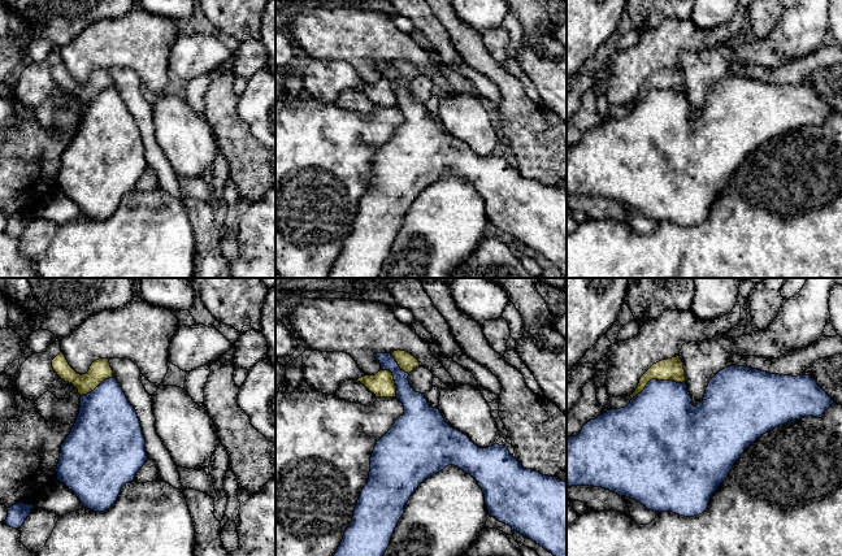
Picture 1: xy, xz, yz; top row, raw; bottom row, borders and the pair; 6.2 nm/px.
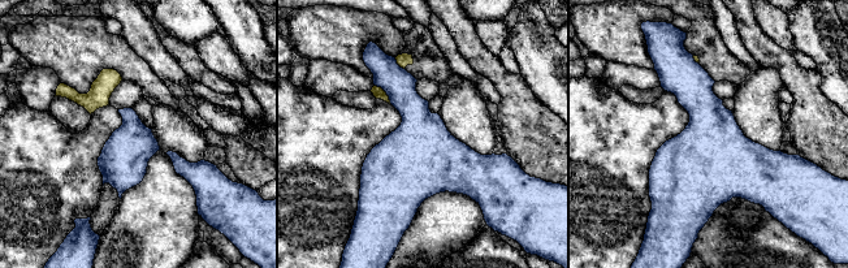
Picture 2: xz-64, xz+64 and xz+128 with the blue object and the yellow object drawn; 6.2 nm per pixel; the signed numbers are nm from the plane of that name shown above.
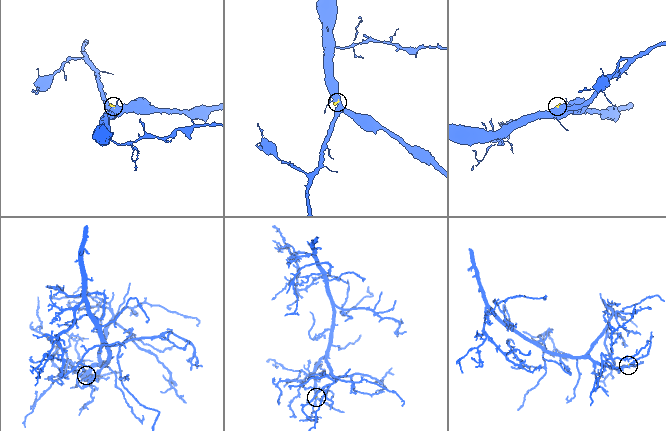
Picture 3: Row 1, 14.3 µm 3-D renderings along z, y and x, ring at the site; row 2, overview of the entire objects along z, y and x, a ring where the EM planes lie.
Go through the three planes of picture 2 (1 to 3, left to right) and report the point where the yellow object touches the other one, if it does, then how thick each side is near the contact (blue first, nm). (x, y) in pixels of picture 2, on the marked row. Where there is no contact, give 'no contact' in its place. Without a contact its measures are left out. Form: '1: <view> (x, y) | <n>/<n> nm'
1: no contact
2: xz+64 (385, 91) | 200/70 nm
3: xz+128 (693, 59) | 260/30 nm

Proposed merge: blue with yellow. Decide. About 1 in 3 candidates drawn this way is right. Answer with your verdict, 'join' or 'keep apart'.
keep apart

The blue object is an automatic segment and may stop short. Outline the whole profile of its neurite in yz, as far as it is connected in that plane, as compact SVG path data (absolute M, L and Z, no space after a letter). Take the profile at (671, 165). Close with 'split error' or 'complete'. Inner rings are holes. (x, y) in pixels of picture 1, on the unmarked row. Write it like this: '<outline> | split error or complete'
M728 75L708 92L699 114L693 114L686 90L651 88L625 117L609 118L589 130L576 145L567 145L567 196L594 195L637 209L656 222L699 225L726 188L745 158L763 143L794 129L819 126L836 110L810 84L778 84L747 75Z | complete

